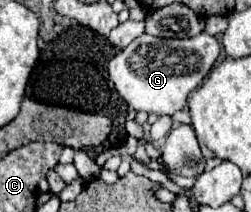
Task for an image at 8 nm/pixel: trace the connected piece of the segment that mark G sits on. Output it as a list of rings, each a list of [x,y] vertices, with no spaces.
[[[199,32],[197,36],[185,40],[141,34],[127,48],[117,52],[109,60],[107,72],[115,84],[115,90],[137,112],[147,112],[157,116],[175,114],[187,104],[187,96],[209,74],[219,52],[221,52],[219,42],[215,40],[215,36],[207,32]]]

